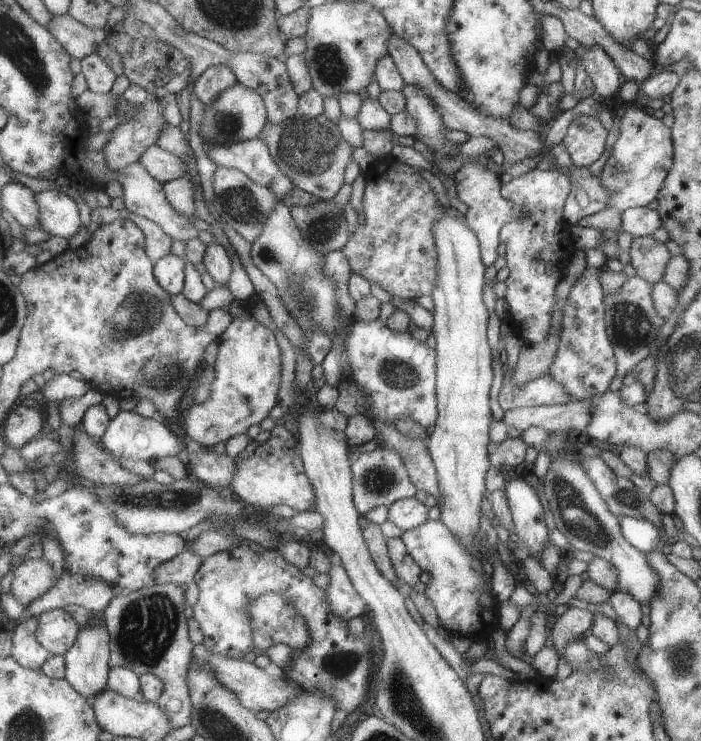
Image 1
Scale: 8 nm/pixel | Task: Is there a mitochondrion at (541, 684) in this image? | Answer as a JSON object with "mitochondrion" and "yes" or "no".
{"mitochondrion":"no"}

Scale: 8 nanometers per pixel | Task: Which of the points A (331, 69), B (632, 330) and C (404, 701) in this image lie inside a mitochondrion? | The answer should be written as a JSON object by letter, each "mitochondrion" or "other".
{"A":"mitochondrion","B":"mitochondrion","C":"mitochondrion"}

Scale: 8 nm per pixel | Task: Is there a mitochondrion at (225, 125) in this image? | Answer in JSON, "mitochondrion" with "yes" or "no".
{"mitochondrion":"yes"}

